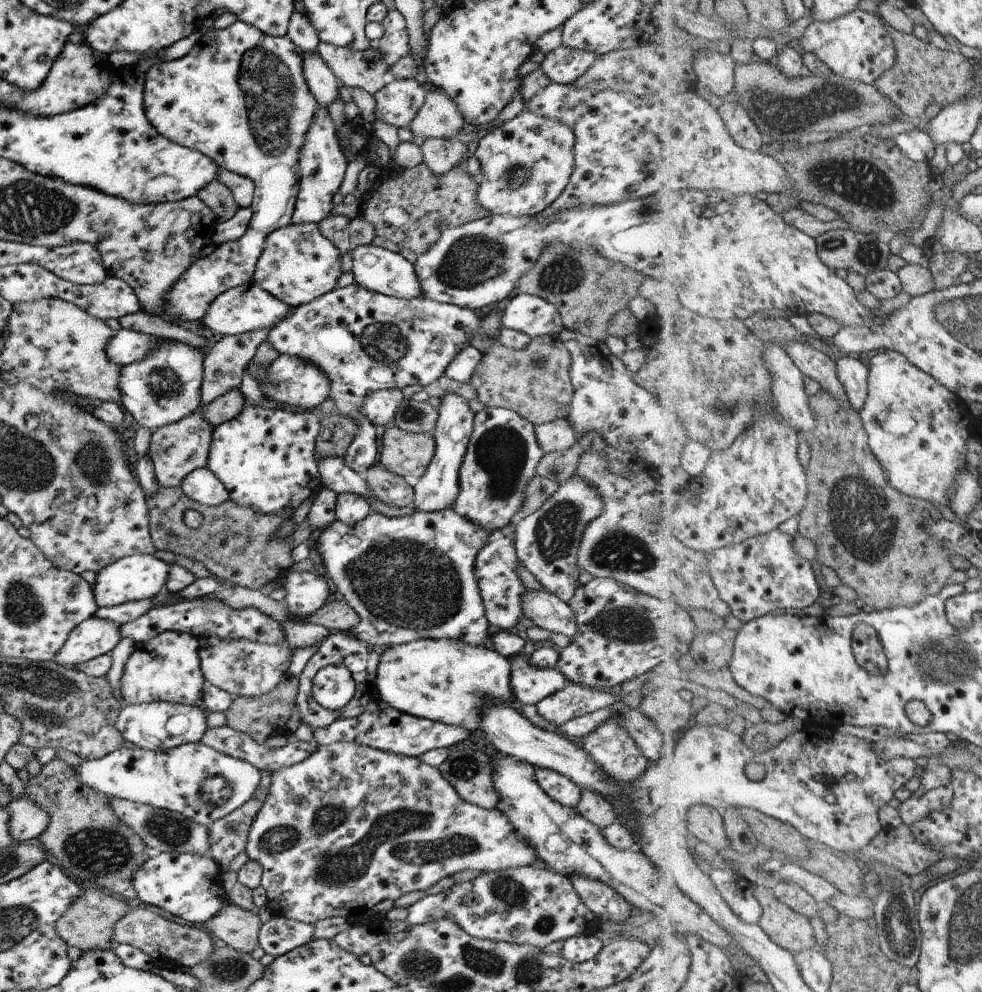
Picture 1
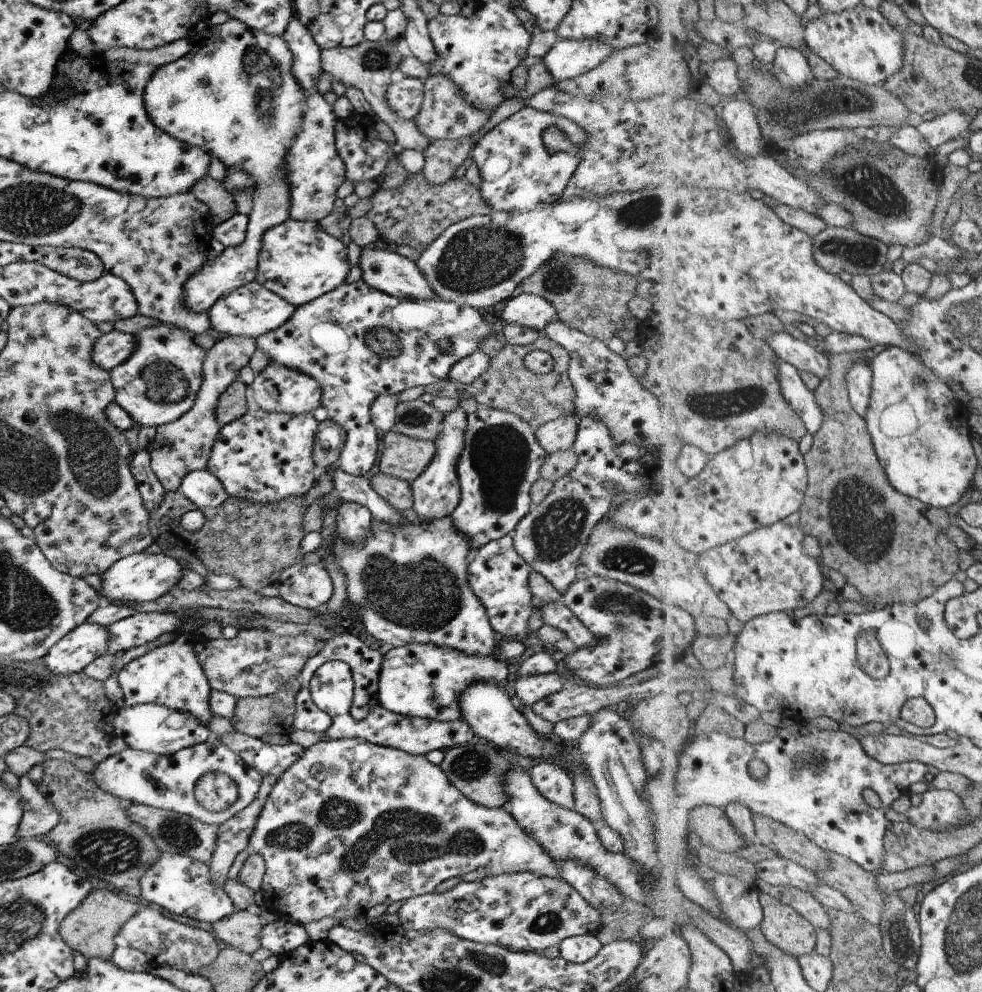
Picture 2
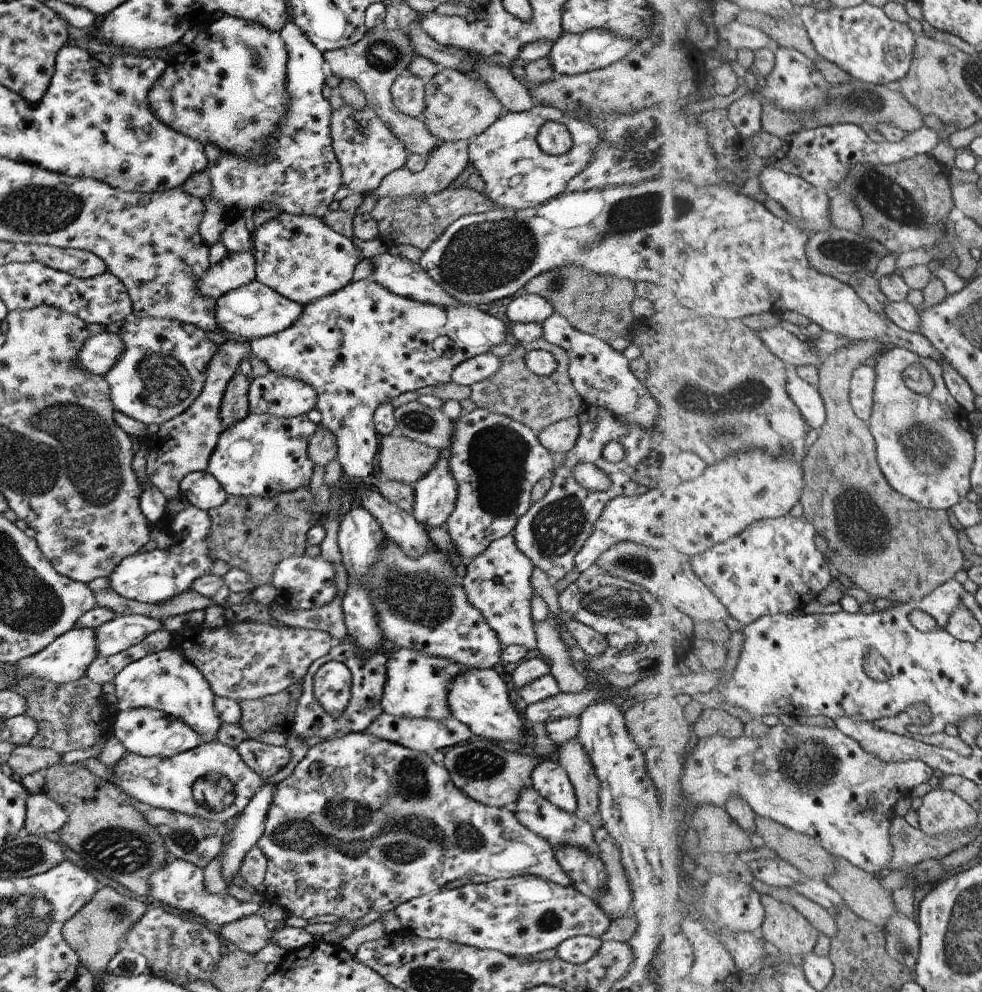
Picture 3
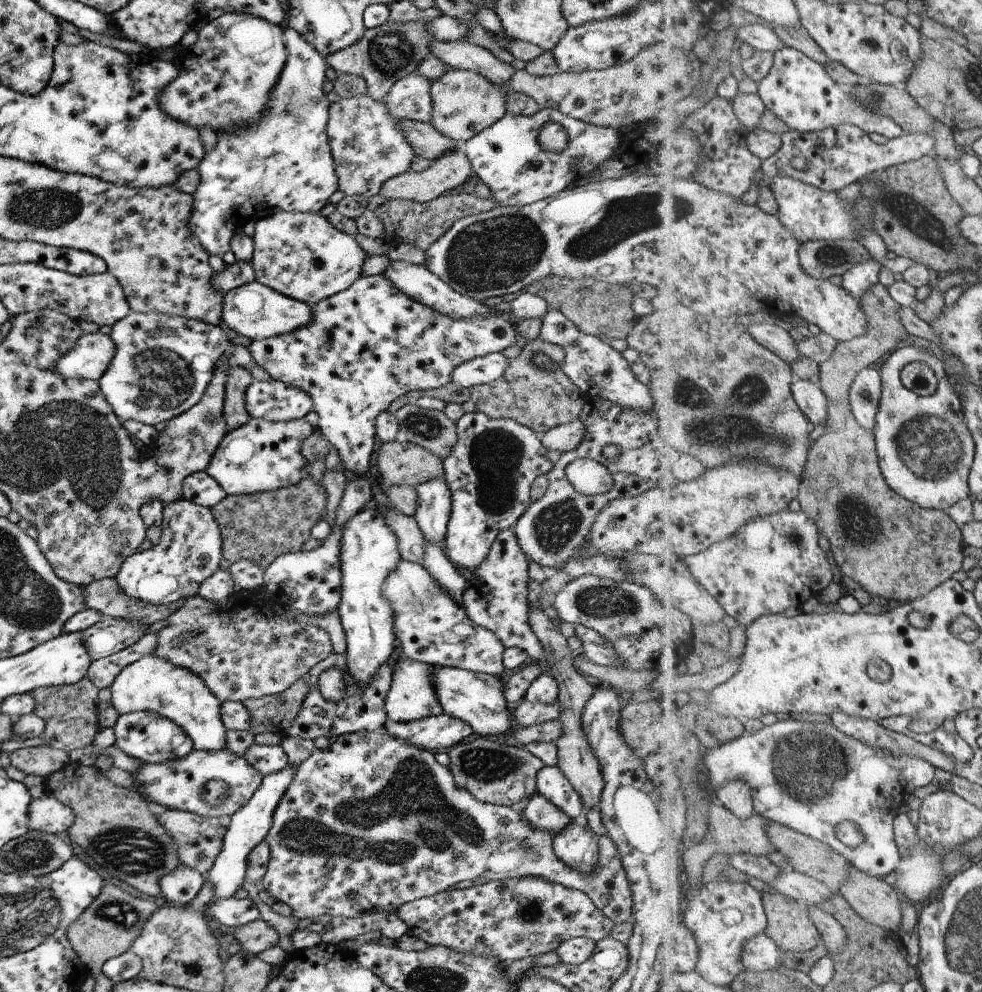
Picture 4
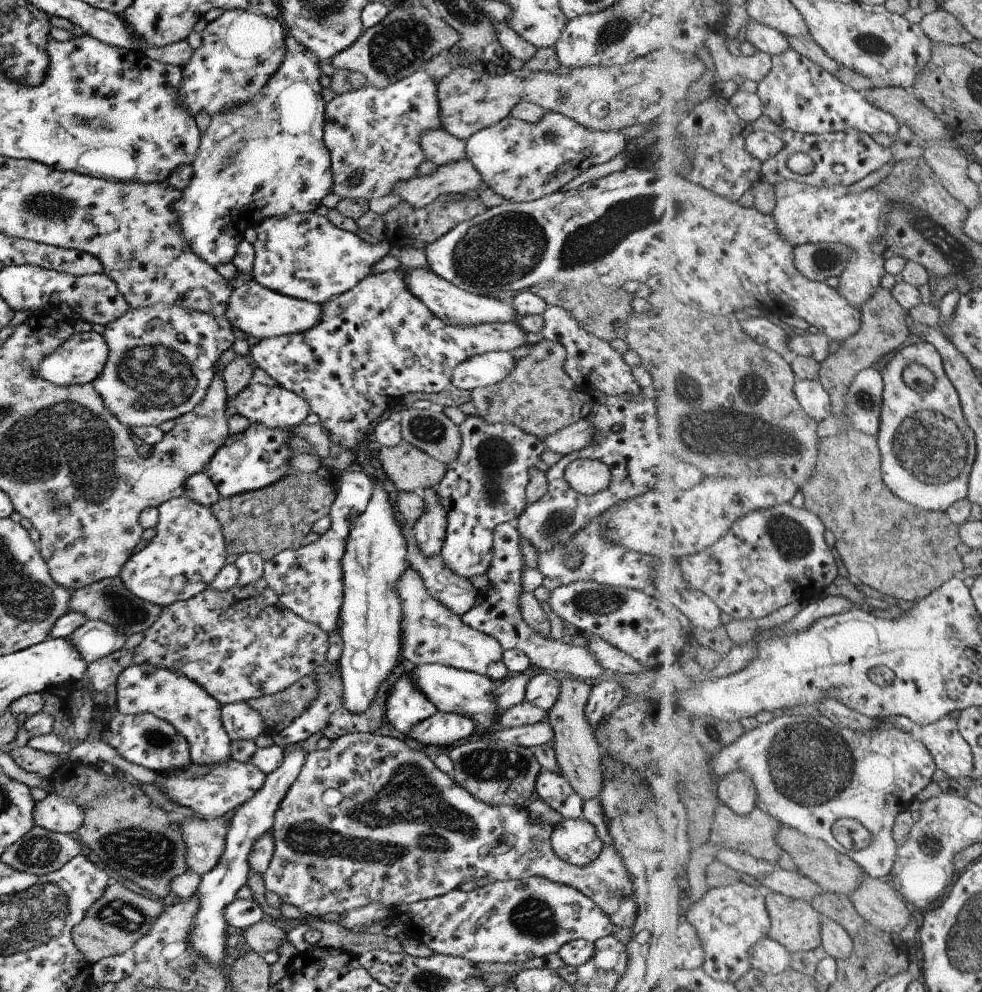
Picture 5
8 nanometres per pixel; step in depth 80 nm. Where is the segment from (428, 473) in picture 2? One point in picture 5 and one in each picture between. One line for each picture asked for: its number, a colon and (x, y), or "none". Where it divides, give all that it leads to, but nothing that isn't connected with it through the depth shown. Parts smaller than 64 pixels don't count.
3: (433, 495)
4: (432, 509)
5: (429, 528)

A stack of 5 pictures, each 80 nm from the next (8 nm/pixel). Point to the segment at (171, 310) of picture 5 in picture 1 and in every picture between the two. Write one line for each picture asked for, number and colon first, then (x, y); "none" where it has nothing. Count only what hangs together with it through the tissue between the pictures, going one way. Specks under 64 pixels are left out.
1: (163, 387)
2: (158, 383)
3: (159, 373)
4: (162, 364)

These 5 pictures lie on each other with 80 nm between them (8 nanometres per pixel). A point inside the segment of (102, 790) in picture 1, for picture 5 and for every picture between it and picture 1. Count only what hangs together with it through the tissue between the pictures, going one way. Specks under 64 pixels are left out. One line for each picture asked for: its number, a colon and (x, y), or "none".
2: (207, 782)
3: (210, 781)
4: (210, 784)
5: (208, 792)

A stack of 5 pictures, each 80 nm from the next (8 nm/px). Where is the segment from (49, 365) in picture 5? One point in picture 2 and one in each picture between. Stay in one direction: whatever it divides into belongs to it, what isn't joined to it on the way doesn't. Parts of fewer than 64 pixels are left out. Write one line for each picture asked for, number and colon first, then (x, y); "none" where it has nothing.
2: (110, 349)
3: (98, 353)
4: (88, 358)

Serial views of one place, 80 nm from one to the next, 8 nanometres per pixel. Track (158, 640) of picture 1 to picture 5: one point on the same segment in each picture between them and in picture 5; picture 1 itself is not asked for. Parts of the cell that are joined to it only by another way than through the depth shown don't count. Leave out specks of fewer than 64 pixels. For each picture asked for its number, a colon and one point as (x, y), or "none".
2: (169, 674)
3: (164, 680)
4: (151, 684)
5: (193, 714)

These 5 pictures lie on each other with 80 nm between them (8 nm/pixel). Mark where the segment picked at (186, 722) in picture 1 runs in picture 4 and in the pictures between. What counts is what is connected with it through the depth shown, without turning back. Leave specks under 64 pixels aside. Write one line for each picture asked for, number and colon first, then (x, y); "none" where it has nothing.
2: (153, 728)
3: (144, 731)
4: (147, 737)

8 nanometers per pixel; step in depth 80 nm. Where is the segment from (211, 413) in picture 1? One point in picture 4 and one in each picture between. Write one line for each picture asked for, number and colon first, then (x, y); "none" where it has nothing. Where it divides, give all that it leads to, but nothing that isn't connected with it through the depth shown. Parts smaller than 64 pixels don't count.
2: (231, 404)
3: (234, 406)
4: (237, 378)

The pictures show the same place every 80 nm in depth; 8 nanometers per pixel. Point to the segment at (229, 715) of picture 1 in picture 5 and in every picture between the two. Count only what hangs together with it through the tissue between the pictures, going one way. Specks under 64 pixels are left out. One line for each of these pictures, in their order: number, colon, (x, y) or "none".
2: (255, 717)
3: (273, 712)
4: (275, 713)
5: (277, 710)

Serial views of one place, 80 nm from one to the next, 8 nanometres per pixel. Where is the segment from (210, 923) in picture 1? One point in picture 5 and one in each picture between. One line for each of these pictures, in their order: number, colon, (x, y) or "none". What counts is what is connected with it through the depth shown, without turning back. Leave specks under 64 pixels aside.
2: (241, 929)
3: (251, 934)
4: (254, 937)
5: (263, 936)

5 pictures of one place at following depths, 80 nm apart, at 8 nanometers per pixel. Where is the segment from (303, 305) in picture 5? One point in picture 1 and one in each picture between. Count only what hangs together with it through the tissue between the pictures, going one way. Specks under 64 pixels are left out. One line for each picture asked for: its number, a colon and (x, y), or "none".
1: (242, 309)
2: (251, 310)
3: (252, 311)
4: (252, 310)

